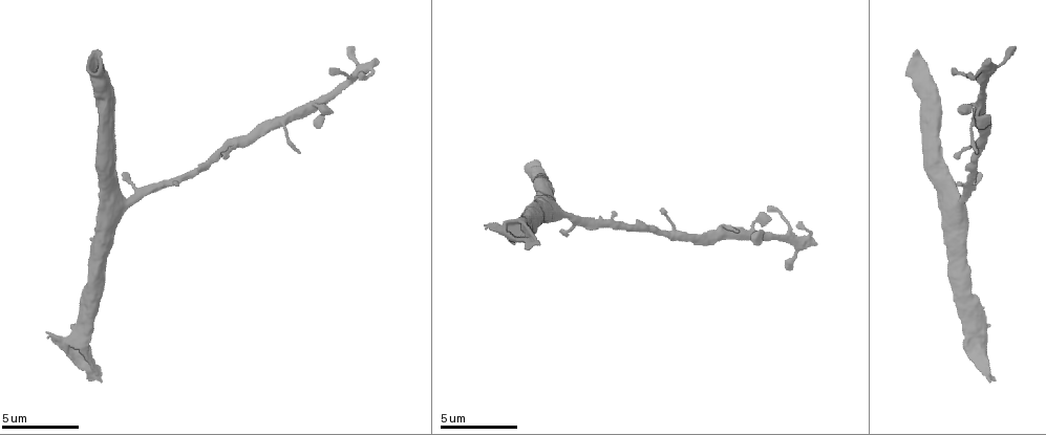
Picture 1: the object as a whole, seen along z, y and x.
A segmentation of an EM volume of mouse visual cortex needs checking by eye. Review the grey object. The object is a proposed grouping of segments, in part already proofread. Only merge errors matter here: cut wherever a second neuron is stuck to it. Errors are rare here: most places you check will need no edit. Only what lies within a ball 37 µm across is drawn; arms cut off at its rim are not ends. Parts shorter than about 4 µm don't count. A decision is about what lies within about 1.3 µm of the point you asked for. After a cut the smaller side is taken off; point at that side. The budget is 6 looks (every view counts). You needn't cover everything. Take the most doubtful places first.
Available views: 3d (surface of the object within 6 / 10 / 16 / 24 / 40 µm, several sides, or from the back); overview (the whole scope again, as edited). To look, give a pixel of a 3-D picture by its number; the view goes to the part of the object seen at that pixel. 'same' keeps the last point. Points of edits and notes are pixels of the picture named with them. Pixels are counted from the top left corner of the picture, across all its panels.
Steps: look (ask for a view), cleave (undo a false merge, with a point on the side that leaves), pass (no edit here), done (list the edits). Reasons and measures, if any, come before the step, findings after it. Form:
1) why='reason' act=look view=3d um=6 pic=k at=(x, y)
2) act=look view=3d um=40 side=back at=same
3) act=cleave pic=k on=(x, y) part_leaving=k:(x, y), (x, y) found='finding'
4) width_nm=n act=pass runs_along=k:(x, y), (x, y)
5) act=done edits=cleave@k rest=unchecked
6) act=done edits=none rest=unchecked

act=look view=3d um=10 pic=1 at=(616, 224)

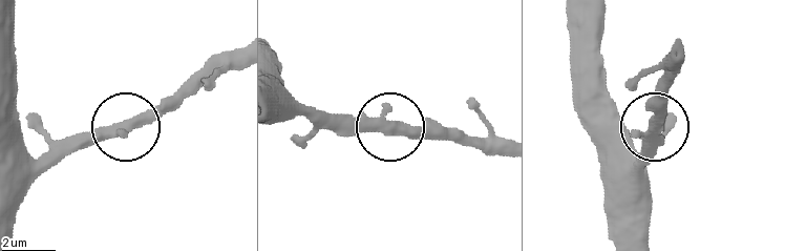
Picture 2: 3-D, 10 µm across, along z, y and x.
width_nm=420 act=pass runs_along=2:(382, 129), (388, 129), (314, 129) found='one neuron here'

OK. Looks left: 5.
act=look view=3d um=16 pic=1 at=(551, 217)

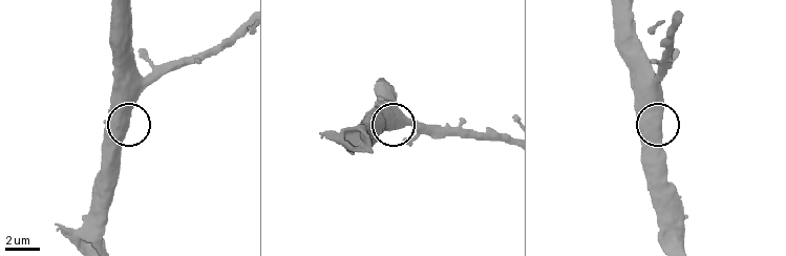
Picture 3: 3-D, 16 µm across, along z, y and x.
why='closer look' act=look view=3d um=6 pic=3 at=(657, 126)

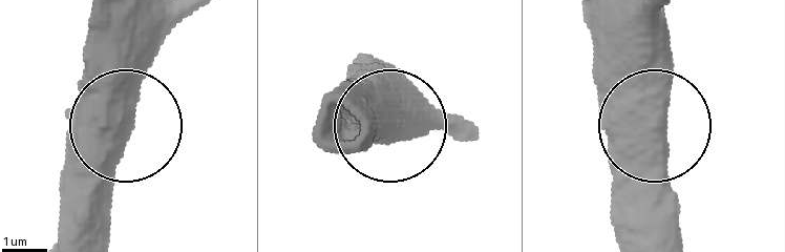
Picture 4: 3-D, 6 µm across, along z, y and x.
act=pass runs_along=4:(458, 139), (367, 130) found='one neuron here'

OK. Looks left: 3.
why='thin neck' act=look view=3d um=10 pic=1 at=(982, 113)

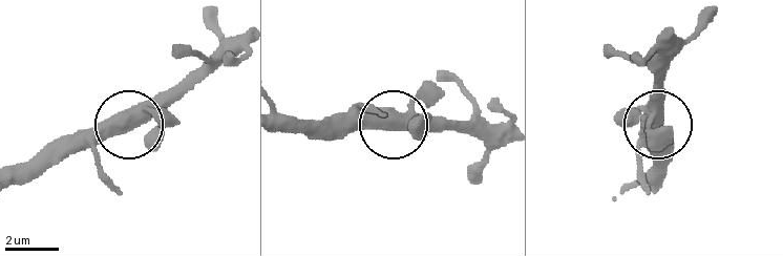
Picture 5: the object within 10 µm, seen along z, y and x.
width_nm=510 act=pass found='continuous, no second neuron'

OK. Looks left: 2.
act=done edits=none rest=unchecked

